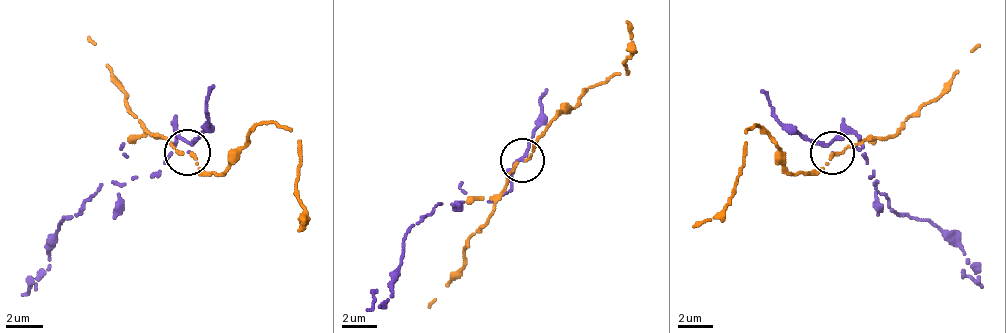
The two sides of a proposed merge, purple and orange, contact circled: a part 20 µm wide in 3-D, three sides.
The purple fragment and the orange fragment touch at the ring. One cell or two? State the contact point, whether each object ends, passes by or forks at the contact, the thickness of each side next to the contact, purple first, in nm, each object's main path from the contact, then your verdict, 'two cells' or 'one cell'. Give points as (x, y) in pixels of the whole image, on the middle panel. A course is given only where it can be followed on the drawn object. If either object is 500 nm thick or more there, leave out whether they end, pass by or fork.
(522, 160) | purple passes by | orange passes by | 110/170 nm | purple via (523, 161), (527, 157), (514, 166), (510, 191), (441, 204), (406, 235), (393, 295), (380, 304), (376, 291) | orange via (519, 161), (536, 148), (553, 118), (566, 114), (588, 88), (614, 75), (627, 75), (627, 23) | two cells

